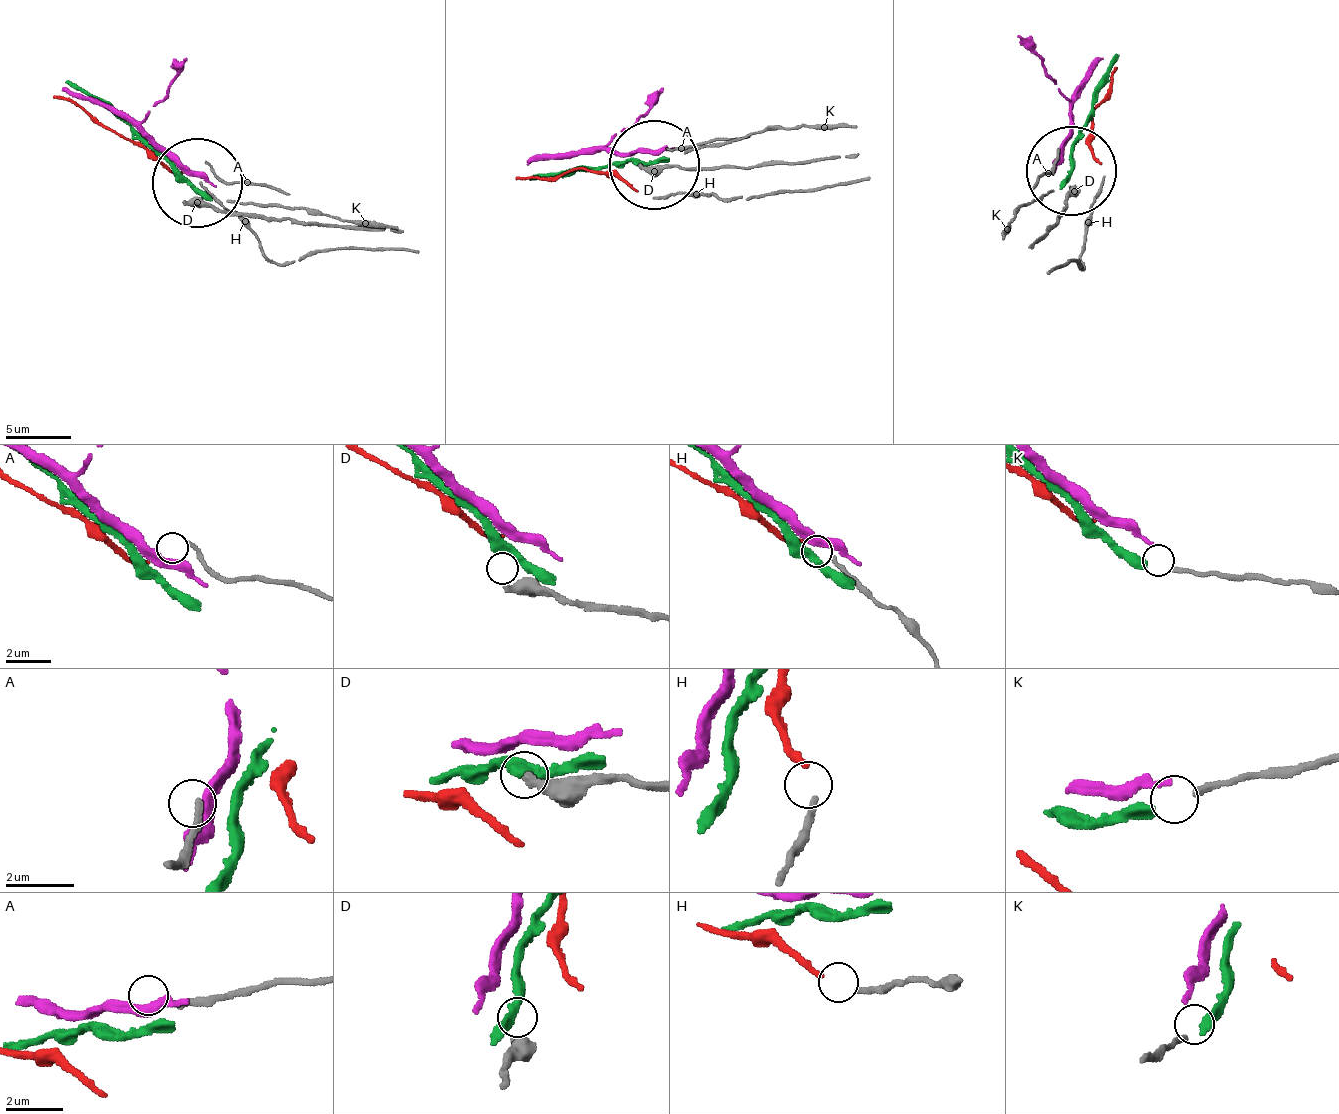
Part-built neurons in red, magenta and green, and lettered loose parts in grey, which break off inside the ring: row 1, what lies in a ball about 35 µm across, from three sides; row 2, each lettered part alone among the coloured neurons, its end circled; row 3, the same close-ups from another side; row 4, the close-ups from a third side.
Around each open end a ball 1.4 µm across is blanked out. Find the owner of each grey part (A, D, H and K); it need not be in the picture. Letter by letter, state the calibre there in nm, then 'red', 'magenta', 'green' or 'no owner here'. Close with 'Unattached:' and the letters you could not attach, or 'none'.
A: 200 nm | no owner here
D: 360 nm | no owner here
H: 180 nm | no owner here
K: 190 nm | no owner here
Unattached: A, D, H, K

